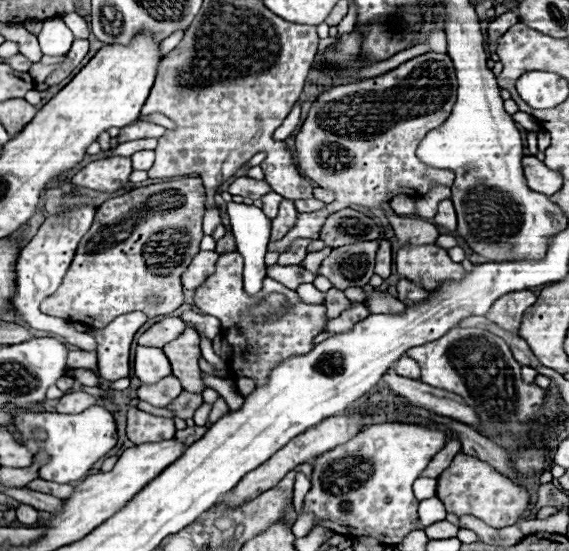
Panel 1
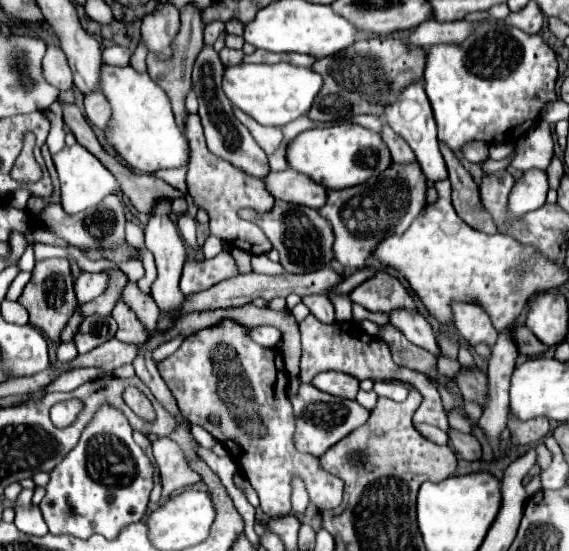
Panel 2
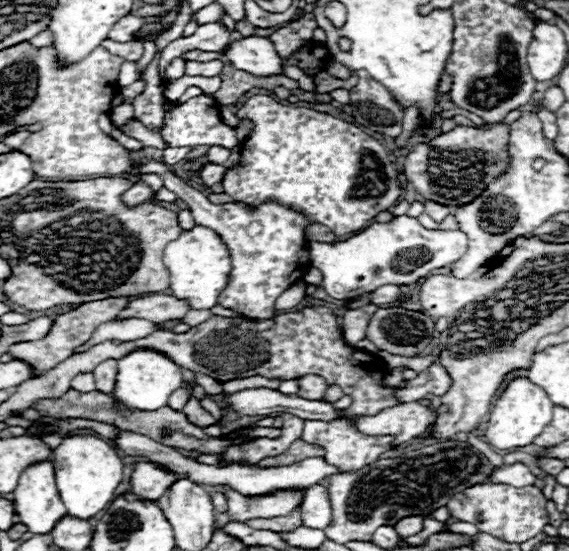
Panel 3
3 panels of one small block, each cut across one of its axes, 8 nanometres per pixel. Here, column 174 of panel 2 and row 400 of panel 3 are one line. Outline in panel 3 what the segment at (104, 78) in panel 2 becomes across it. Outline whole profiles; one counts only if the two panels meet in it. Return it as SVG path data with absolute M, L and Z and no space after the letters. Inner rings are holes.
M134 350L118 360L118 378L116 378L116 390L114 398L124 402L128 408L138 410L156 410L164 404L168 404L168 398L174 390L182 386L182 368L174 364L166 354L156 350Z

